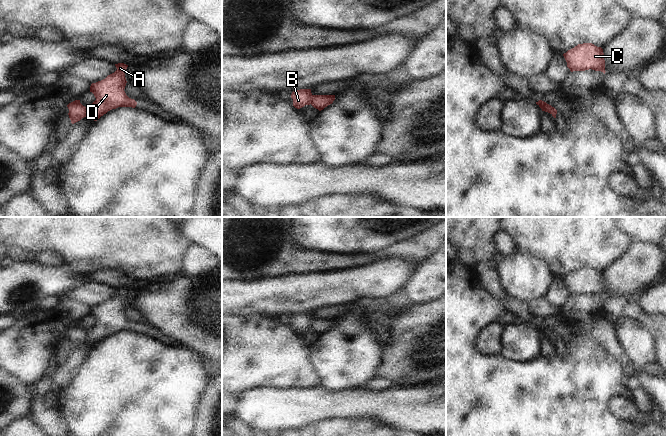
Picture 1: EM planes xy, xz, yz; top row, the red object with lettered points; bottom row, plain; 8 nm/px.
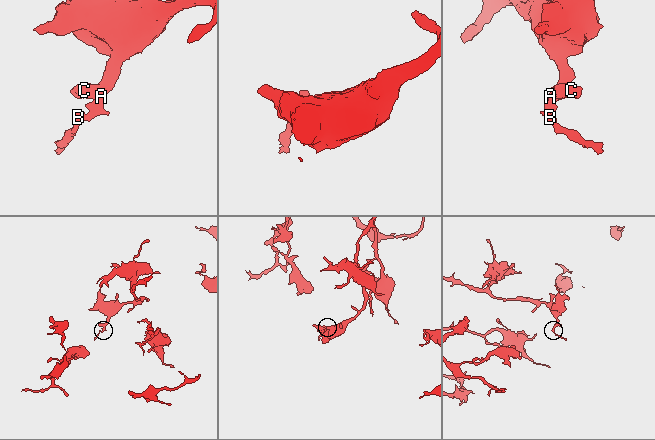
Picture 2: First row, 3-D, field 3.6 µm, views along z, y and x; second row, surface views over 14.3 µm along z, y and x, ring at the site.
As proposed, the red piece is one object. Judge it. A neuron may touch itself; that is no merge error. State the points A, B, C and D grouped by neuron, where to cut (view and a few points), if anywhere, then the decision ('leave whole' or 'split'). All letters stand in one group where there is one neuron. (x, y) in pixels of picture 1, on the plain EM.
A C D / B; cut in xy along (87, 331), (85, 340); split

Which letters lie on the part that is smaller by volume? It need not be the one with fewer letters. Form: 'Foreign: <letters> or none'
Foreign: B

